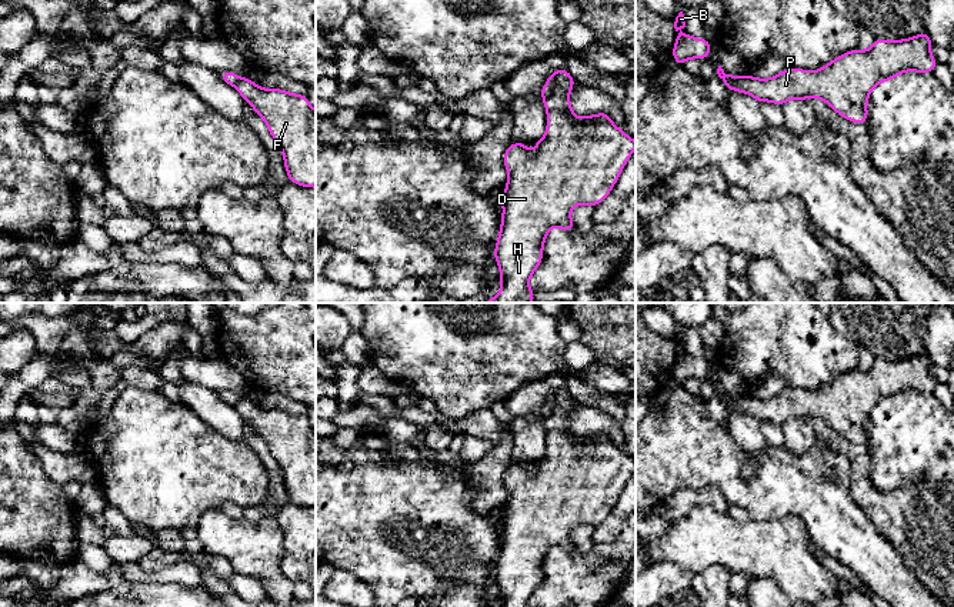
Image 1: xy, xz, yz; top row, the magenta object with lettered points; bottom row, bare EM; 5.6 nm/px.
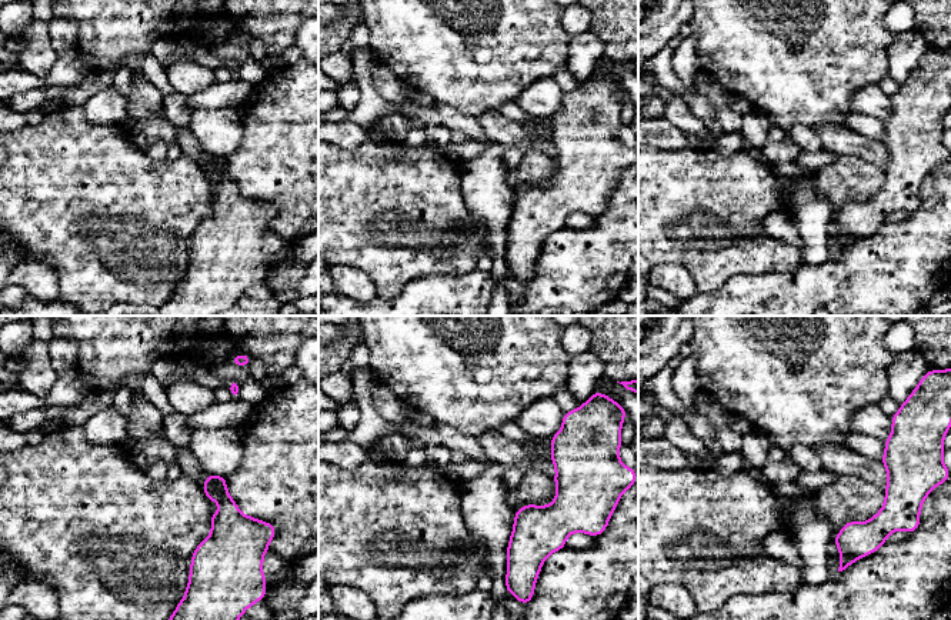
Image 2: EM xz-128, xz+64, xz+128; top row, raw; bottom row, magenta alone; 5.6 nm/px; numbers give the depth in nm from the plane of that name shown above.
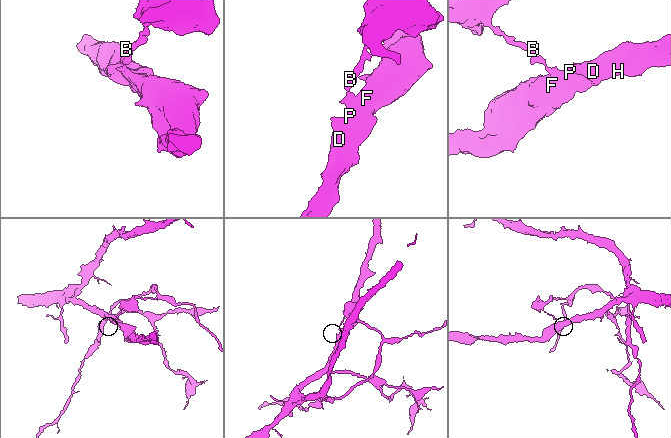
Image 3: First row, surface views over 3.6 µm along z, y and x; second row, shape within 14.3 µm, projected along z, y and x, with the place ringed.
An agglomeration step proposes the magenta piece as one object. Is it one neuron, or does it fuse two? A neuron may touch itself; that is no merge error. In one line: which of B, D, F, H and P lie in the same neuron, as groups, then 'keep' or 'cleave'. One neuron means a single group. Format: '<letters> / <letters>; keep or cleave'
B / D F H P; cleave

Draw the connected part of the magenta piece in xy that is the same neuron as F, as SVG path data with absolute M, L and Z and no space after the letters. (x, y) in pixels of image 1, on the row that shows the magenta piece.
M240 77L234 87L266 121L271 137L280 146L287 179L297 186L316 189L316 110L307 96L280 89L261 89L247 77Z

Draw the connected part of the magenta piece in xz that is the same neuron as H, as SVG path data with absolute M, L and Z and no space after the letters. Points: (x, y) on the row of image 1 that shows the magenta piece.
M567 69L556 71L554 91L543 99L547 111L544 137L536 141L533 153L527 150L527 143L510 143L503 156L508 180L503 193L503 217L494 249L501 289L486 303L533 303L536 293L528 280L543 261L550 229L557 226L563 231L573 231L576 224L570 211L577 204L596 207L606 200L636 149L636 141L611 121L608 113L573 113L568 96L576 83Z

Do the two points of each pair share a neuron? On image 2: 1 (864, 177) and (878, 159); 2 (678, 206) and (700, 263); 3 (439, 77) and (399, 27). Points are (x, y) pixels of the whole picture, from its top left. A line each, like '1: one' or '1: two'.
1: two
2: one
3: one

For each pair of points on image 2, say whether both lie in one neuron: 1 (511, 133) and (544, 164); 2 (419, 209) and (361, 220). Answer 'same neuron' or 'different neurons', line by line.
1: different neurons
2: same neuron

